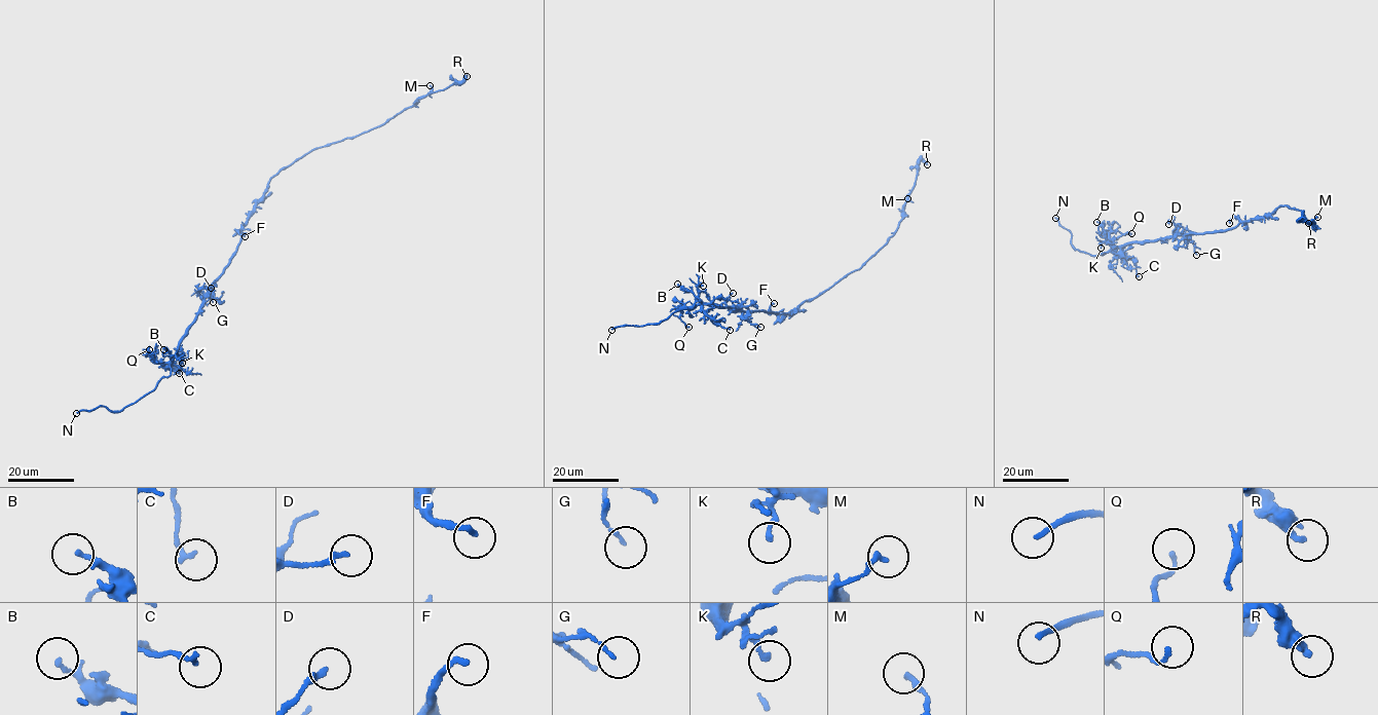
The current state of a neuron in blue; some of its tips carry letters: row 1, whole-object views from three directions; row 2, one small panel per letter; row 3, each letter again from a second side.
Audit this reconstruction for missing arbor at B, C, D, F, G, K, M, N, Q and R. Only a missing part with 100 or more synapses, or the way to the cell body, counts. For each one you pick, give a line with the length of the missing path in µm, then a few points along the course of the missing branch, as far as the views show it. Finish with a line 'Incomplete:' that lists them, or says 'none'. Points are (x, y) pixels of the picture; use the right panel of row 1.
N: Missing length about 20 µm. Course of what is missing: (1055, 218), (1065, 199), (1079, 194)
Incomplete: N

